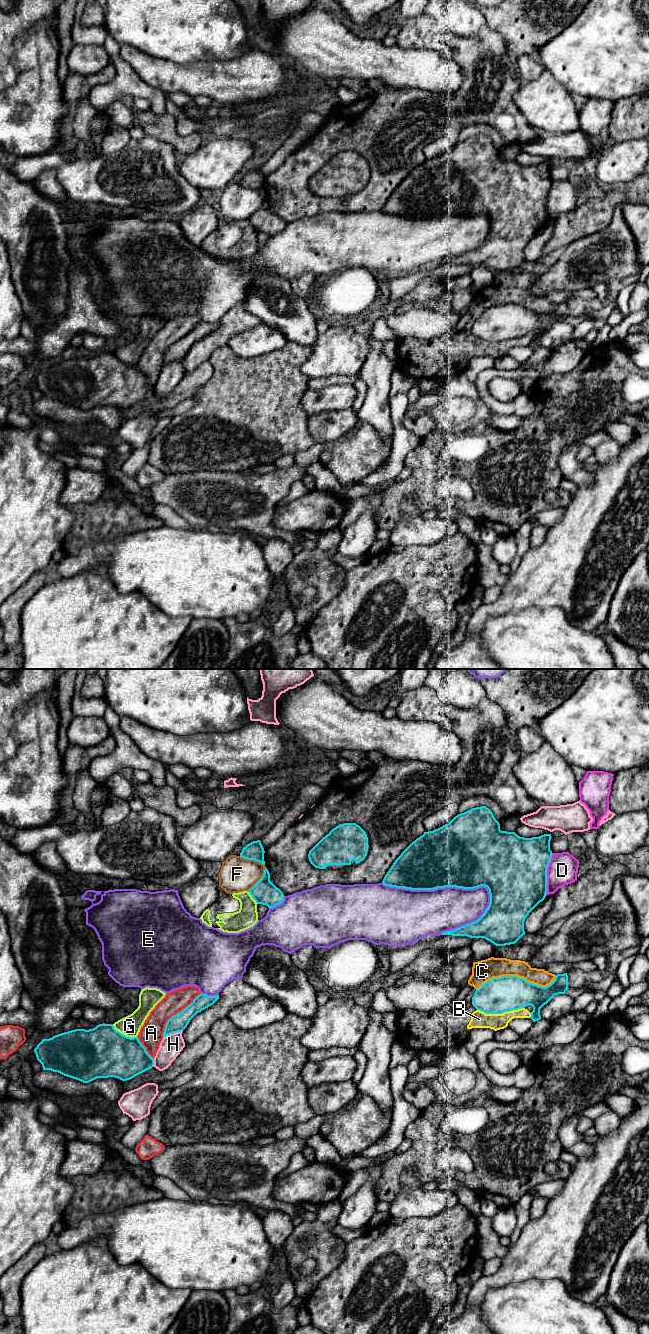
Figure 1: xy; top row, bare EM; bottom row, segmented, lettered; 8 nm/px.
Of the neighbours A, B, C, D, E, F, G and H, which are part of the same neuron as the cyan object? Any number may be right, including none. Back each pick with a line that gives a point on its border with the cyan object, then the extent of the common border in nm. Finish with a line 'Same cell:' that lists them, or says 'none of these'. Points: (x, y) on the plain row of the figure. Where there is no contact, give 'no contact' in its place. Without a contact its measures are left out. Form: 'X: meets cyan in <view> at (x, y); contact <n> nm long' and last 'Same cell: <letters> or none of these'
Same cell: none of these

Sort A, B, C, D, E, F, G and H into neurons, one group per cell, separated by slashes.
A / B C / D / E / F / G / H

